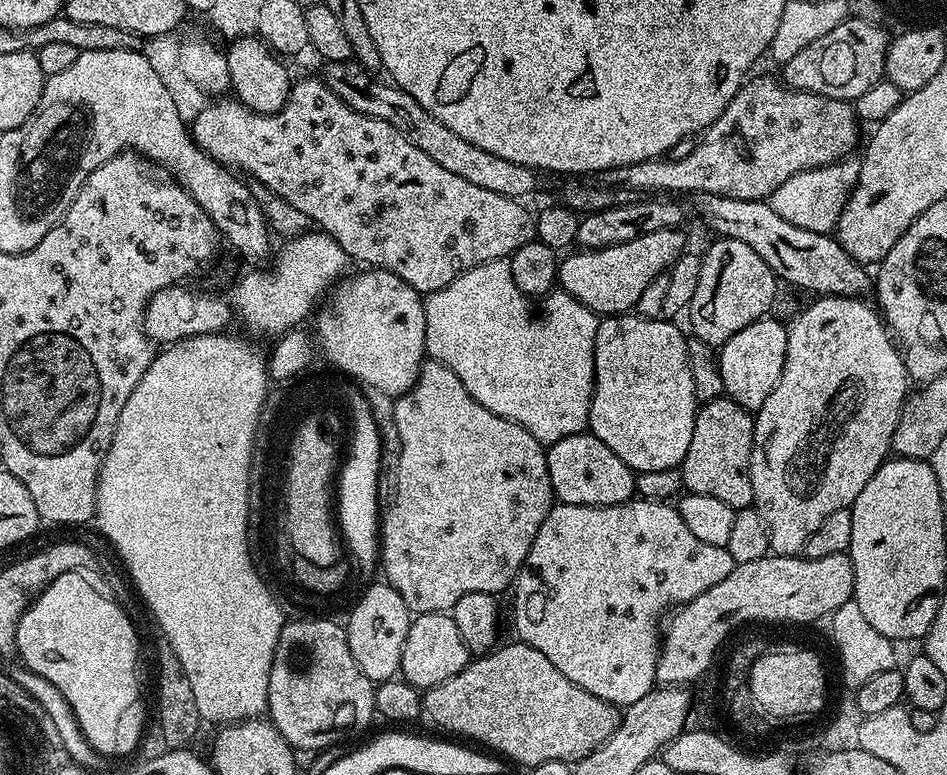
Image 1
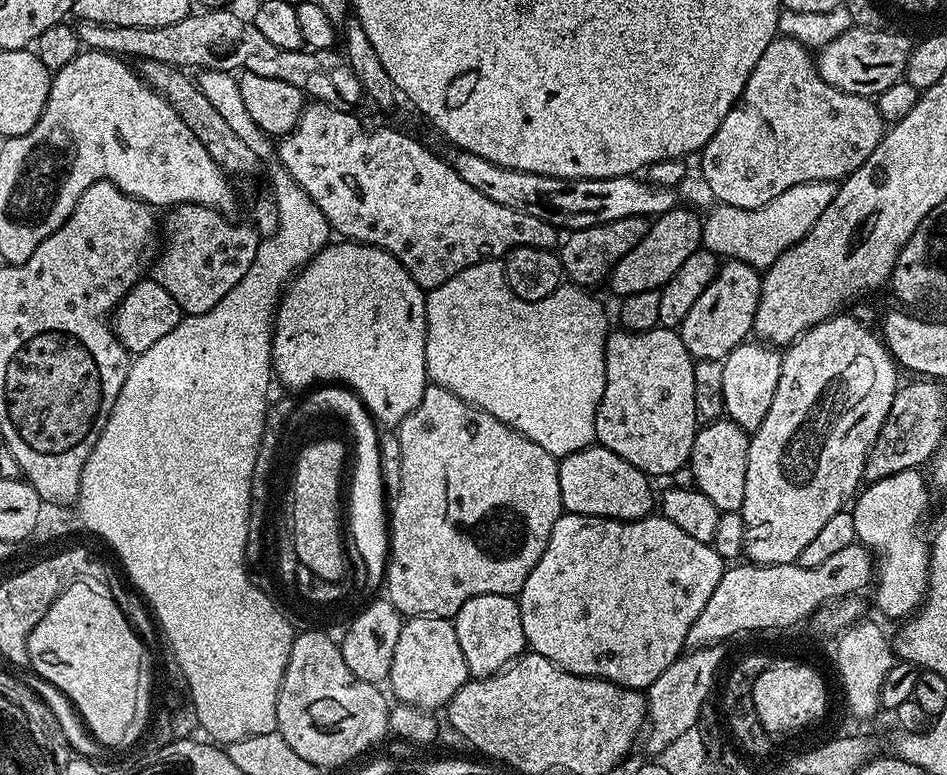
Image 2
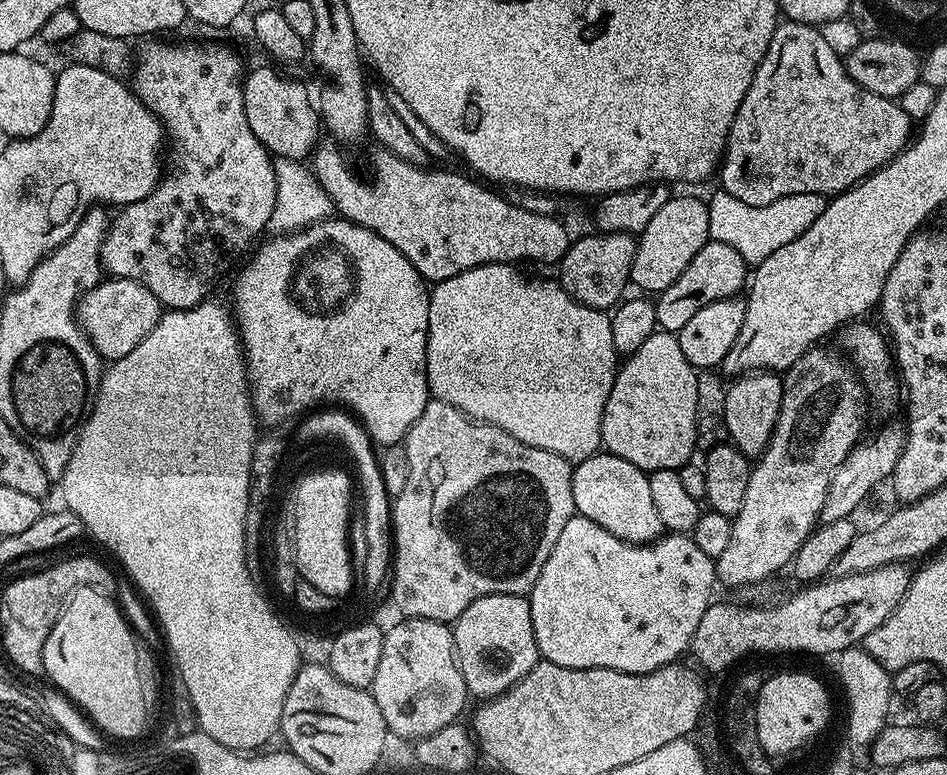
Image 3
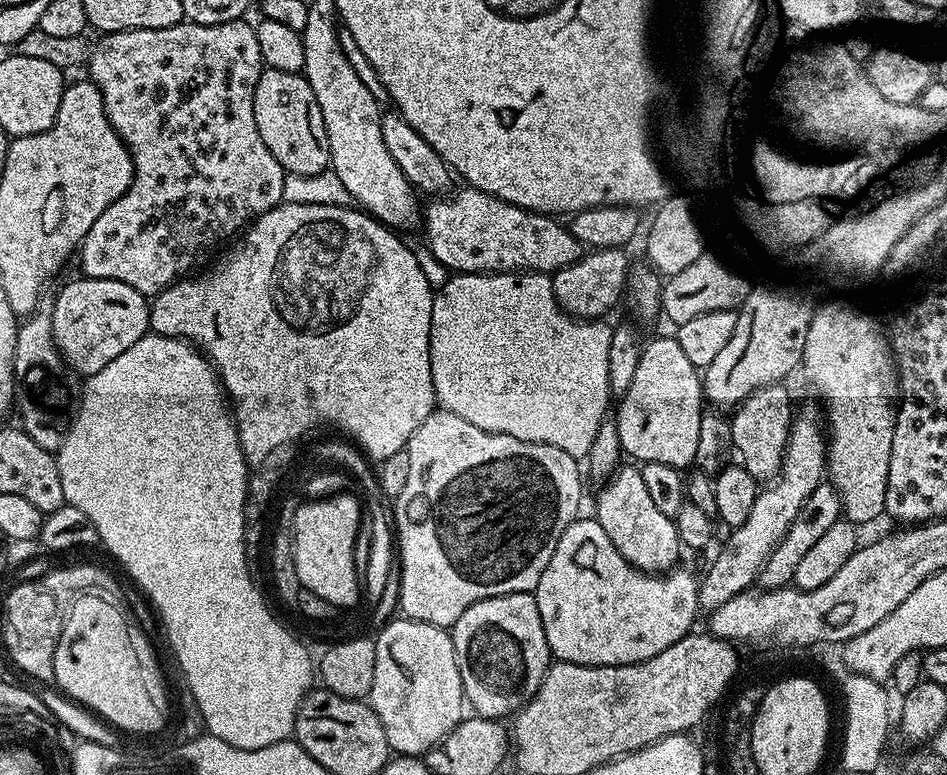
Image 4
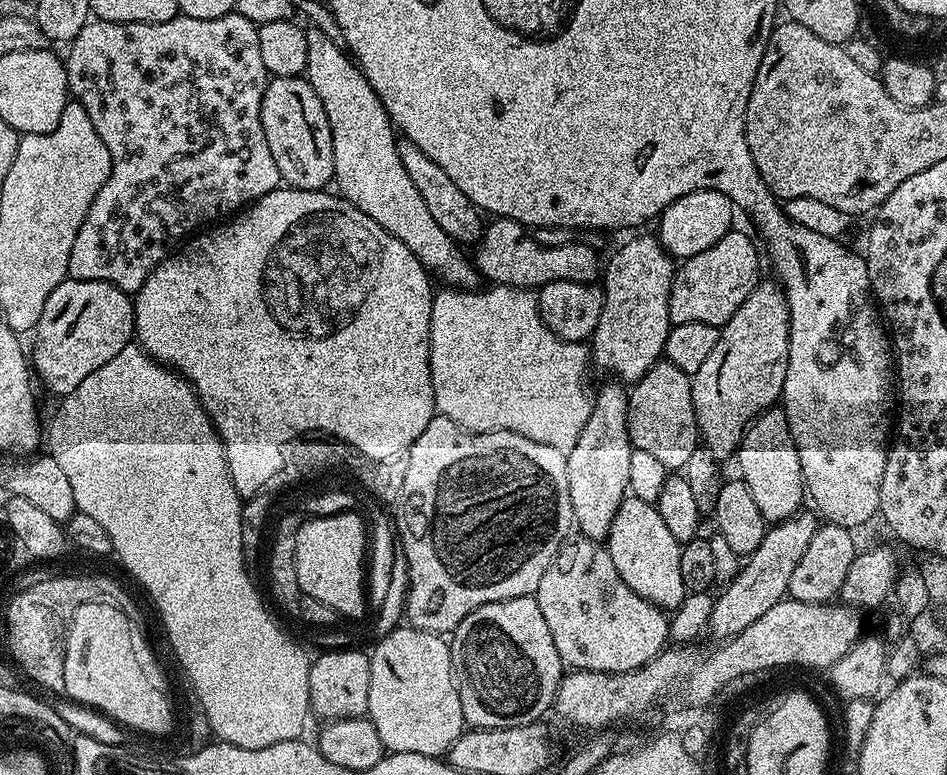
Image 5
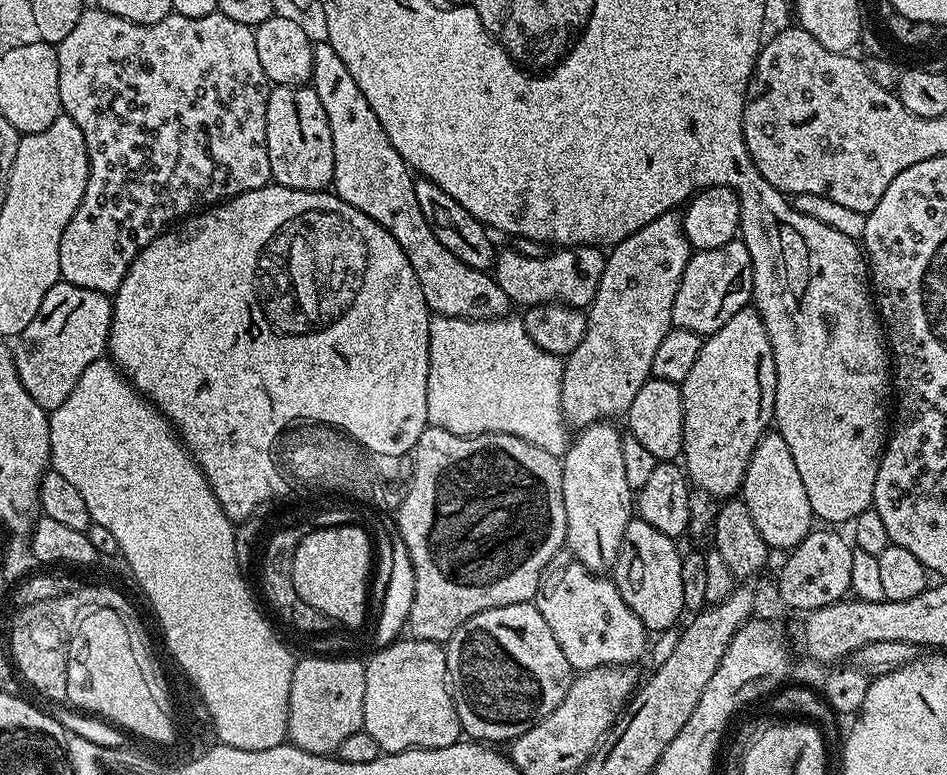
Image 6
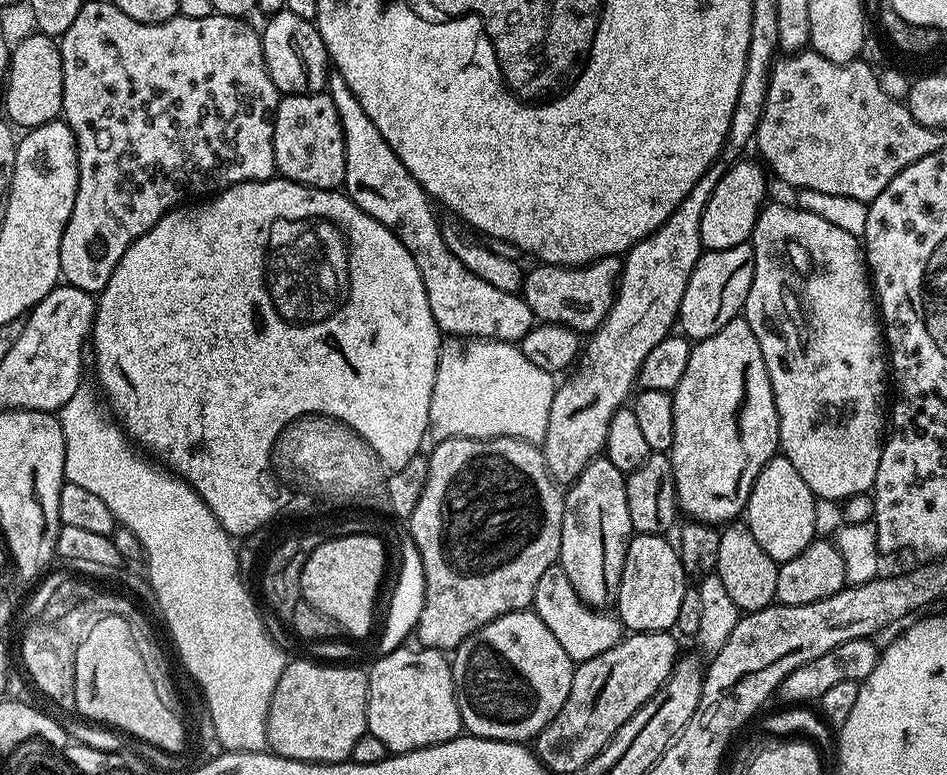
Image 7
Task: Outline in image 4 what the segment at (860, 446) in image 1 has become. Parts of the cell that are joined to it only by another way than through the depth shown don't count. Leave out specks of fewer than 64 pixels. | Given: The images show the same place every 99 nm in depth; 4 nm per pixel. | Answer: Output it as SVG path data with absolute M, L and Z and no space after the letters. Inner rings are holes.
M804 412L795 417L792 428L788 431L788 445L784 451L784 465L779 476L767 485L765 490L757 491L754 507L746 522L731 529L727 534L728 541L716 552L712 565L705 570L700 581L700 606L705 613L712 613L722 606L722 602L730 602L739 592L749 591L757 583L764 564L770 554L782 542L782 538L790 530L800 507L804 505L818 485L826 476L826 434L822 424L810 413Z

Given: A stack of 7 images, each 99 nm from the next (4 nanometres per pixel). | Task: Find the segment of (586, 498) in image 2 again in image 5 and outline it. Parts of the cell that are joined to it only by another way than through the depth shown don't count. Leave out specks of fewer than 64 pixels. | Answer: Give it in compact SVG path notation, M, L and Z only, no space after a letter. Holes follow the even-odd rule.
M627 495L614 514L614 522L606 537L606 547L622 582L643 600L648 600L661 610L674 610L683 602L686 591L682 582L680 543L670 534L662 514L655 504L642 502Z

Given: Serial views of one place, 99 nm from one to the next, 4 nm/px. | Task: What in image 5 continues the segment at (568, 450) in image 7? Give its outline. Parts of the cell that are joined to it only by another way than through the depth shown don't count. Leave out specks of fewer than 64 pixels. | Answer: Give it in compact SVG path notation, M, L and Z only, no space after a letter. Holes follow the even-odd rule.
M655 235L636 236L613 254L602 268L602 318L590 337L590 360L620 382L640 380L663 357L670 321L670 290L674 260Z

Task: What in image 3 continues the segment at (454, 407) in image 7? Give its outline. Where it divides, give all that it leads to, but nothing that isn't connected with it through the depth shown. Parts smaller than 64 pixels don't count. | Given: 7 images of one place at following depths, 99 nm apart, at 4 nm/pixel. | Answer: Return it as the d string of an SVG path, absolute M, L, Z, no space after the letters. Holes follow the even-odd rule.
M483 264L477 268L466 270L462 274L454 274L454 278L446 278L439 281L431 289L428 298L428 337L426 338L426 374L428 375L428 391L433 397L442 402L446 402L450 406L454 406L459 412L471 420L479 420L481 424L493 424L495 428L506 430L506 434L510 434L514 438L518 438L518 442L522 442L526 446L534 446L538 450L550 450L554 454L558 454L563 460L569 462L579 462L596 455L601 451L602 441L600 439L600 431L602 430L602 414L606 410L606 398L610 398L610 390L614 386L614 378L618 367L618 355L614 348L613 331L611 329L611 318L605 309L591 308L590 306L582 306L574 298L570 298L570 294L566 294L566 290L555 279L552 280L527 280L522 273L519 272L519 267L510 264Z

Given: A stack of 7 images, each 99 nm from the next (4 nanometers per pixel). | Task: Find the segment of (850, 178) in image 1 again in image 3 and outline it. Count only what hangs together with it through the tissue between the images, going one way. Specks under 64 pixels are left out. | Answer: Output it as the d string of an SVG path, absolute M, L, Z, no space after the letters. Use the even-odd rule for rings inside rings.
M716 190L712 197L707 197L706 203L710 214L708 239L726 242L726 246L742 254L748 265L755 266L770 258L774 250L806 234L806 230L814 226L818 214L822 214L826 200L818 194L790 194L786 198L778 198L778 202L770 202L770 206L746 206L746 202L738 202L734 194Z

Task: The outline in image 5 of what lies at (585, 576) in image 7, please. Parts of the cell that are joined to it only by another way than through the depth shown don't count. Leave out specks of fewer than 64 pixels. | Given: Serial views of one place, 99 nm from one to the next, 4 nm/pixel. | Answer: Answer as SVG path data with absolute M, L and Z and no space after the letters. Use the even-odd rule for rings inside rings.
M608 380L602 385L598 394L593 397L590 417L578 434L578 442L574 442L572 449L566 453L566 482L570 494L570 506L575 527L580 528L579 535L597 542L607 537L610 526L614 522L614 514L618 514L618 506L622 506L625 496L629 495L630 482L630 454L632 453L632 439L628 428L628 397L627 389L617 381Z

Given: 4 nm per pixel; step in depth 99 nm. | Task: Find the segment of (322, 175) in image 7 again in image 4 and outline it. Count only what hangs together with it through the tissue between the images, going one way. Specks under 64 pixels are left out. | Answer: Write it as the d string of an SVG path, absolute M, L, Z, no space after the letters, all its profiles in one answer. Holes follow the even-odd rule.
M265 68L254 90L254 122L258 122L258 134L266 142L266 150L278 158L285 173L293 176L309 176L329 171L332 155L326 134L326 122L322 122L322 110L310 82L303 74Z

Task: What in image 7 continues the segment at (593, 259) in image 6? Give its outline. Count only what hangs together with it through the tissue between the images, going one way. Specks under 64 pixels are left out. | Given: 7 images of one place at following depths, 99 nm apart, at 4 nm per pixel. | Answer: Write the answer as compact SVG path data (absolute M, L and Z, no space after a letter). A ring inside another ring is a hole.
M604 256L590 264L581 264L578 268L563 268L561 264L535 265L524 273L522 295L526 306L530 306L533 317L546 324L561 324L581 334L595 332L606 314L611 310L616 297L616 285L624 261L620 256Z

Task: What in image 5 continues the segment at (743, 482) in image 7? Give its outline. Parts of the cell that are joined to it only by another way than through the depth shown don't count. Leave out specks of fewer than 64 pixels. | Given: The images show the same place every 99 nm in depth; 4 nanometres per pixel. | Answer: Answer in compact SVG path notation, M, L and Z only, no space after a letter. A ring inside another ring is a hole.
M757 283L756 289L734 310L734 314L720 328L720 337L706 357L706 362L698 366L691 376L692 401L696 415L696 431L703 447L713 456L731 457L739 448L746 429L761 414L768 411L781 399L786 378L786 362L788 361L788 304L779 283Z

